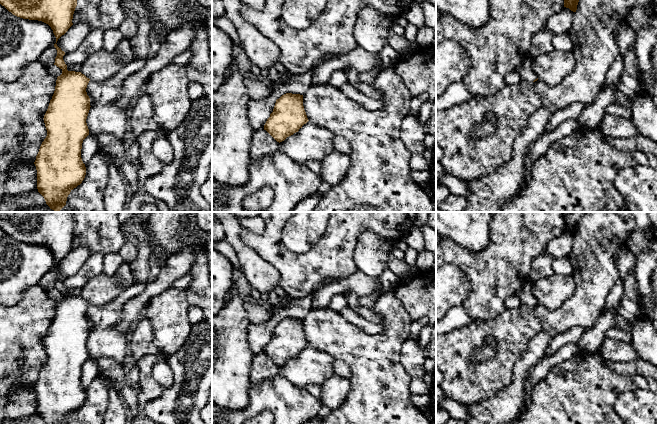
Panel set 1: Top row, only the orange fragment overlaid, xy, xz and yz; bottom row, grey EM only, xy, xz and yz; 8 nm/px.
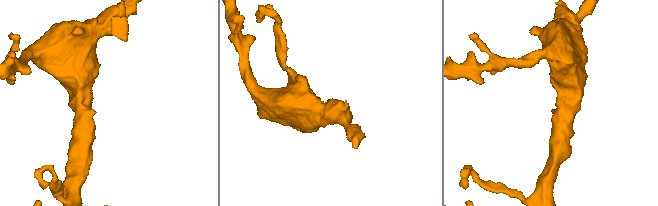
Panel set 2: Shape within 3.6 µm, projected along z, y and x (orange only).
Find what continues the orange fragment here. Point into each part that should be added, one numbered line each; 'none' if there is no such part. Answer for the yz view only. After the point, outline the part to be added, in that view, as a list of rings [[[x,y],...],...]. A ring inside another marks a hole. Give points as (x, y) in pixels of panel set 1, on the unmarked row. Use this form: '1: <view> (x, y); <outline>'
1: yz (524, 293); [[[529,280],[525,282],[522,287],[515,293],[515,295],[520,298],[522,304],[534,305],[537,303],[537,300],[531,292],[531,286],[532,284]]]

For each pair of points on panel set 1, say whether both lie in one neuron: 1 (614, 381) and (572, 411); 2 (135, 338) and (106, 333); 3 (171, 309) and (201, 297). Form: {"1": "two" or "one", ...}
{"1": "one", "2": "two", "3": "two"}

